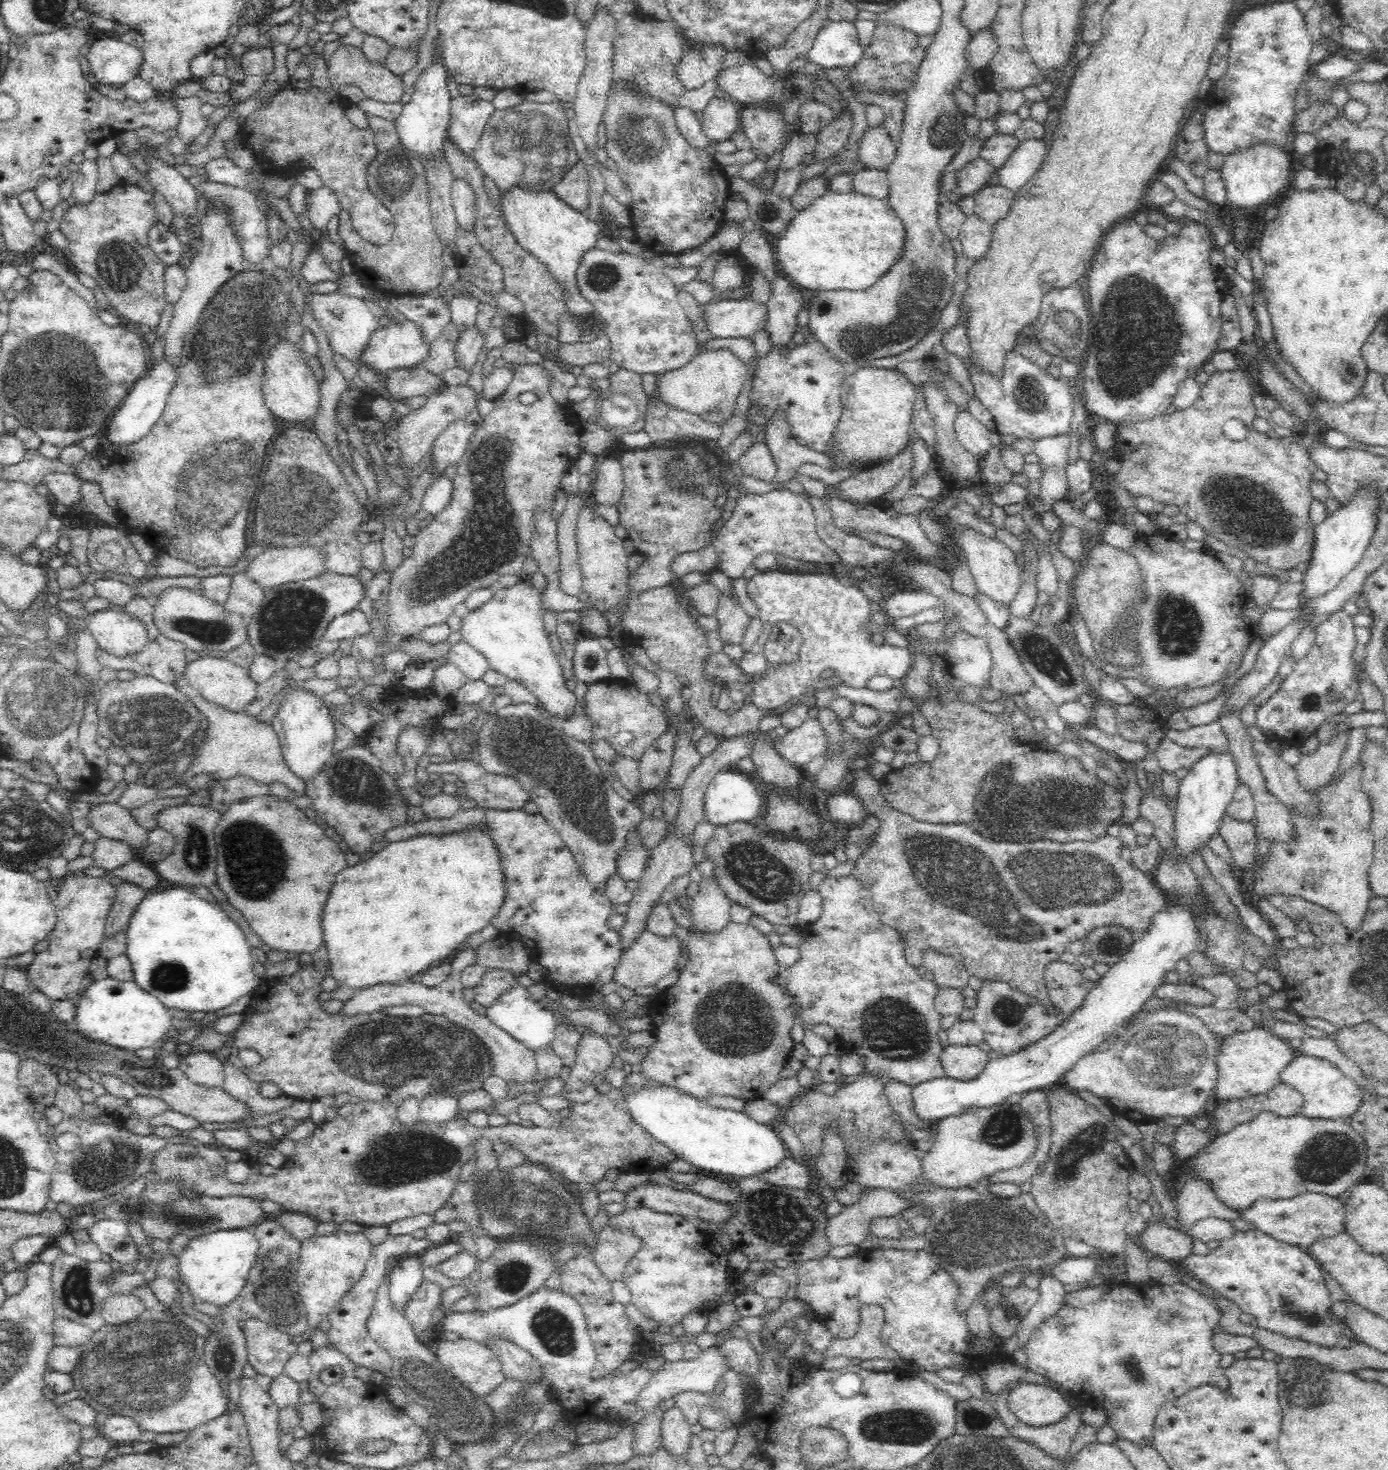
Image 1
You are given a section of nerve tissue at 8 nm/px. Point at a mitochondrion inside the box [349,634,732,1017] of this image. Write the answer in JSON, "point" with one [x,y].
{"point":[517,744]}

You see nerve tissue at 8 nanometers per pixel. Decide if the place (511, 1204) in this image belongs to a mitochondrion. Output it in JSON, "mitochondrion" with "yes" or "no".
{"mitochondrion":"yes"}

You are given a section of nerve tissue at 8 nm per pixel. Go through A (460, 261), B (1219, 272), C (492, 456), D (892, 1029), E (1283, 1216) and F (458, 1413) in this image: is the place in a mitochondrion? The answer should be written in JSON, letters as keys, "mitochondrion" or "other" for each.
{"A":"other","B":"other","C":"mitochondrion","D":"mitochondrion","E":"mitochondrion","F":"mitochondrion"}

